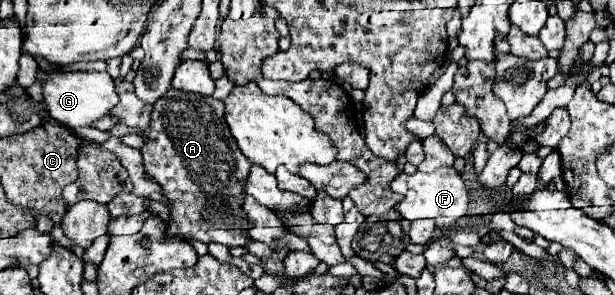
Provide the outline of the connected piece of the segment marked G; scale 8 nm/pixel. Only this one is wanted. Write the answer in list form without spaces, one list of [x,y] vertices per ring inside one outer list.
[[[69,70],[69,72],[49,72],[41,78],[43,102],[53,120],[63,124],[65,128],[91,126],[95,120],[109,114],[109,110],[117,104],[115,82],[107,72],[97,70]]]

